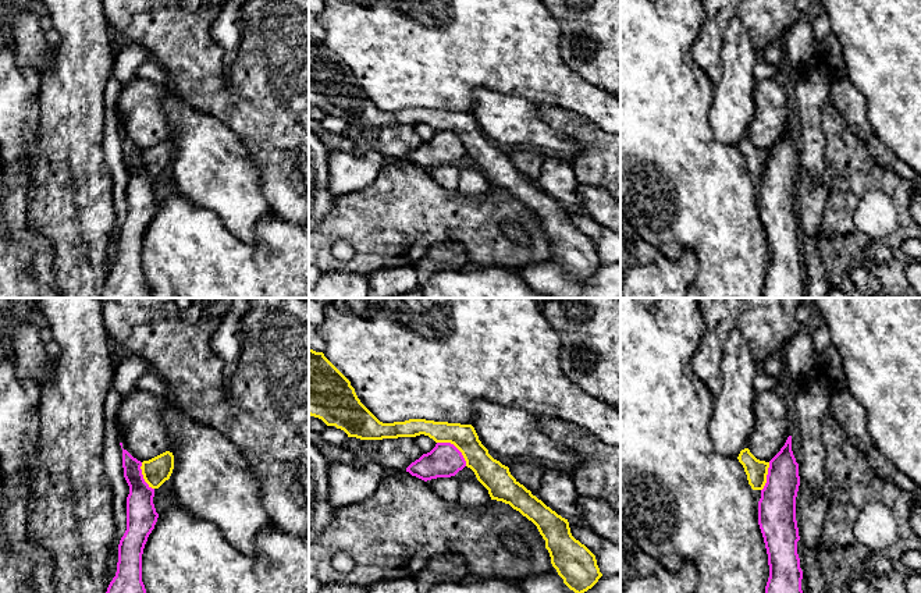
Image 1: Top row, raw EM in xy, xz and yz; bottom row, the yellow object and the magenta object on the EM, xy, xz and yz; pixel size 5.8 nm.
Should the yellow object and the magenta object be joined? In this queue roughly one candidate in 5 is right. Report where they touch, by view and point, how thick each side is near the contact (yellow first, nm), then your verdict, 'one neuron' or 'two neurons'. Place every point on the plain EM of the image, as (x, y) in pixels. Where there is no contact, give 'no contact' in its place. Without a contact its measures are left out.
contact xz (455, 134); calibres 160 and 190 nm; two neurons

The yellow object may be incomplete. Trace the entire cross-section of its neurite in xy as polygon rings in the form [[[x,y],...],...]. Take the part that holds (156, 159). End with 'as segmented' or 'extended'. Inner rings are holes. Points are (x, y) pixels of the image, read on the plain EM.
[[[166,139],[149,149],[143,149],[141,157],[149,175],[159,177],[173,161],[174,143]]] | as segmented

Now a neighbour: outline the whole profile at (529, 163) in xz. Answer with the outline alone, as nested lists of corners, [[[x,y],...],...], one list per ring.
[[[513,152],[509,155],[511,163],[527,178],[537,181],[541,173],[544,157],[533,152]]]

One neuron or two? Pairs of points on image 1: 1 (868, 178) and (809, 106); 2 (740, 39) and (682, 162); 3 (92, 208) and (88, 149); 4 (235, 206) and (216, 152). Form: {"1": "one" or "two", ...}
{"1": "two", "2": "two", "3": "one", "4": "one"}

